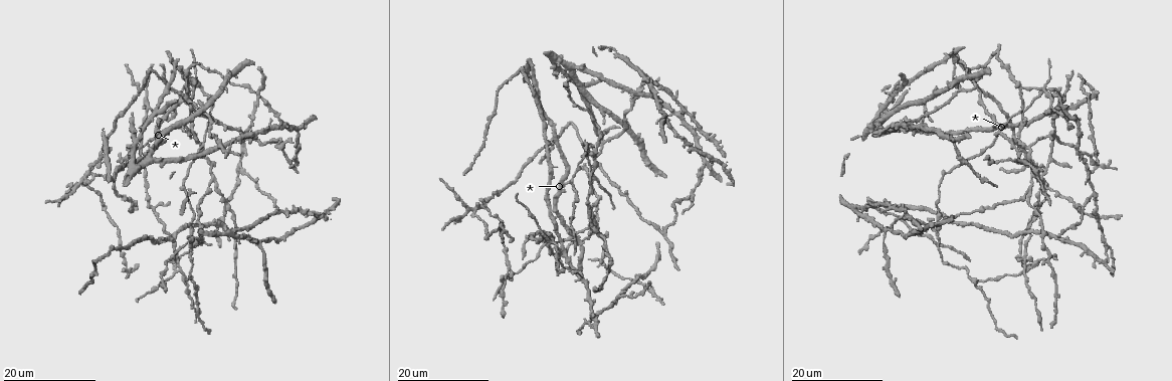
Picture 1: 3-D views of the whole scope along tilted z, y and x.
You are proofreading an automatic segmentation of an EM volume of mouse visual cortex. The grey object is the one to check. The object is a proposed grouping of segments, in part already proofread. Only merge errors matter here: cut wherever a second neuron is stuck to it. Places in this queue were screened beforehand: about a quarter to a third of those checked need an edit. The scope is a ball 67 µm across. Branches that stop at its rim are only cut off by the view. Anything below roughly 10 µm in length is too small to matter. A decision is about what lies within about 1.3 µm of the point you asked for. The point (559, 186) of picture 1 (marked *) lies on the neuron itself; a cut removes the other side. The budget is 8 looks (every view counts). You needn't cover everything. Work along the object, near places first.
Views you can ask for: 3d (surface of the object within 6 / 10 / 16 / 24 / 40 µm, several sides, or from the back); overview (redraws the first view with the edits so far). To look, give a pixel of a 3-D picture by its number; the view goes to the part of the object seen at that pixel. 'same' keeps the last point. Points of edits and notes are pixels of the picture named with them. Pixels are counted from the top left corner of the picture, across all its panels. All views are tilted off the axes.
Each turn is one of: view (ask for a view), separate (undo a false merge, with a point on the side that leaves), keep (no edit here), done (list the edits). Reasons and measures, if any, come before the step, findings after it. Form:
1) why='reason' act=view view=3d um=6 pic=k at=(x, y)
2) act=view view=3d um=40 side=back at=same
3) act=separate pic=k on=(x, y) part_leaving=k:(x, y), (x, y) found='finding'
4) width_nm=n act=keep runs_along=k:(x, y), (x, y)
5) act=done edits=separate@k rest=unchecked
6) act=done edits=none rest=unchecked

why='four-way junction' act=view view=3d um=16 pic=1 at=(580, 242)

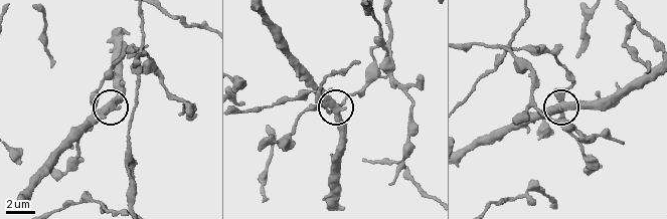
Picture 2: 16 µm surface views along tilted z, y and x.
act=view view=3d um=6 pic=2 at=(103, 109)

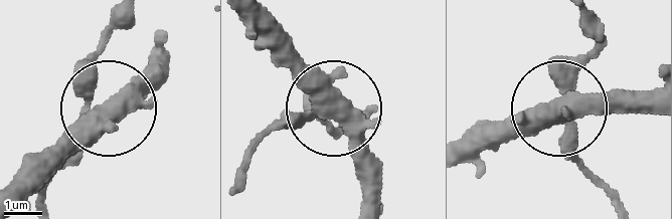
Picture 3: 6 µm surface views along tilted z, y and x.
arms=4 act=keep runs_along=3:(241, 18), (257, 44), (337, 117), (371, 190) found='one neuron here'

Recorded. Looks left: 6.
why='looks like a crossing' act=view view=3d um=24 pic=1 at=(1044, 88)

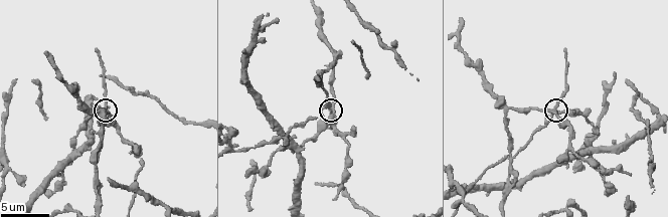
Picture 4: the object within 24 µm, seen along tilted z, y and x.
why='zoom in' act=view view=3d um=6 pic=4 at=(555, 112)

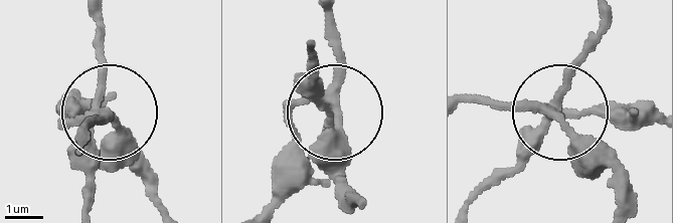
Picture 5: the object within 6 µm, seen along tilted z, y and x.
width_nm=250 act=keep runs_along=5:(272, 200), (305, 104), (337, 125), (334, 189) found='all the same neuron'

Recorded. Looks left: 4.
why='a narrow waist' act=view view=3d um=16 pic=4 at=(290, 131)

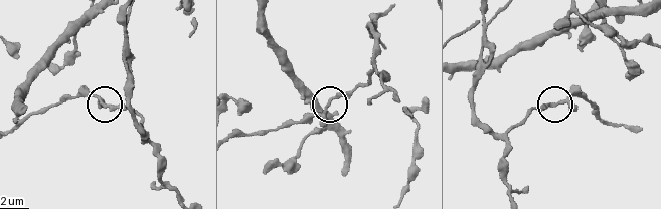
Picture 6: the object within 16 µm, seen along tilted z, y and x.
act=keep found='continuous, no second neuron'

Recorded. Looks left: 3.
why='three-way junction' act=view view=3d um=24 pic=1 at=(1094, 192)

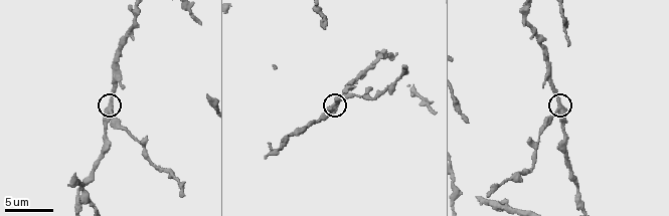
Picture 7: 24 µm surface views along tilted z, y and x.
act=view view=3d um=6 pic=7 at=(560, 110)

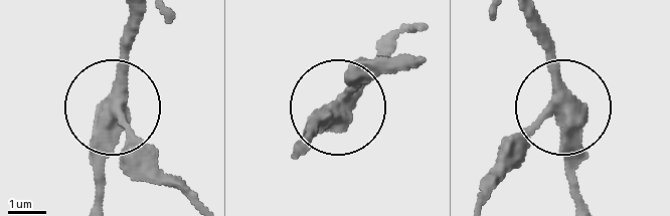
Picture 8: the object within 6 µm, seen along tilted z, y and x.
why='other side' act=view view=3d um=6 side=back pic=8 at=(118, 103)

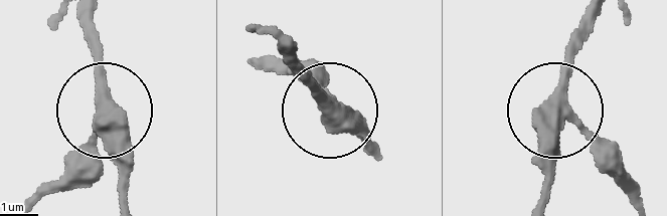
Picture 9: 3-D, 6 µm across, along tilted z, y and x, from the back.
side_arm_um=15 act=keep runs_along=9:(124, 200), (124, 134), (109, 112), (54, 189) found='one neuron here'

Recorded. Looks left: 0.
act=done edits=none rest=unchecked

